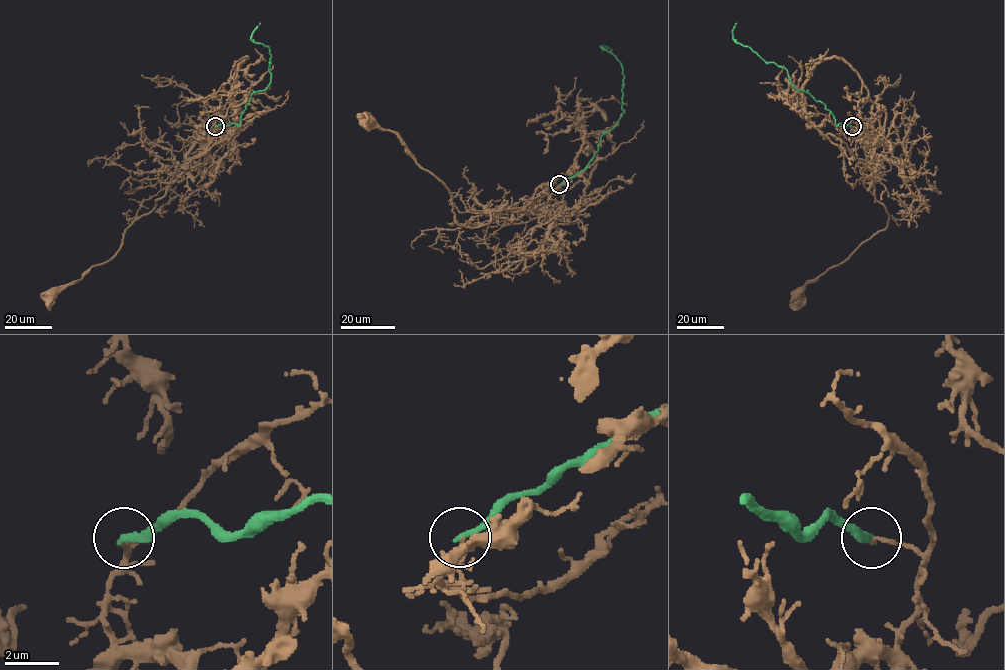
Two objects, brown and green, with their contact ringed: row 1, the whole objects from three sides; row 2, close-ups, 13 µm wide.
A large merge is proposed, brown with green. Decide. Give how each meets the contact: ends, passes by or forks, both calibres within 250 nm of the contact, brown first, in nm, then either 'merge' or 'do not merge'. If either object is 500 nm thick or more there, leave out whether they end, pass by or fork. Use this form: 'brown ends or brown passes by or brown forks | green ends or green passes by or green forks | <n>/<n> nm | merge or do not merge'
brown ends | green ends | 140/260 nm | do not merge

